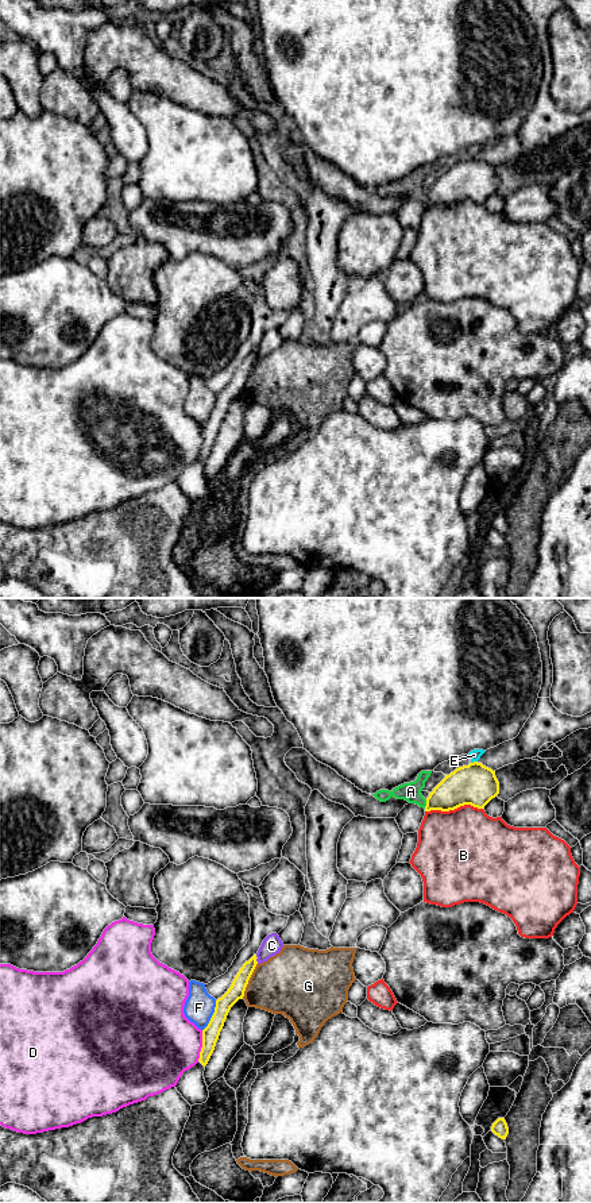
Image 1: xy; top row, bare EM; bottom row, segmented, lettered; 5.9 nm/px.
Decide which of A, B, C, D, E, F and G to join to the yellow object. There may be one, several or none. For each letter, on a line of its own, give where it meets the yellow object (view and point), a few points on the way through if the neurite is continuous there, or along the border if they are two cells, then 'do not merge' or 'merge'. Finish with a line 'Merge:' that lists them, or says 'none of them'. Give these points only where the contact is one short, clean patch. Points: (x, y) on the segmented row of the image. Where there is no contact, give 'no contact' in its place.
A: meets yellow in xy at (427, 804); border along xy (427, 799), (424, 808); do not merge
B: meets yellow in xy at (454, 809); do not merge
C: meets yellow in xy at (257, 957); do not merge
D: meets yellow in xy at (203, 1045); do not merge
E: meets yellow in xy at (474, 762); do not merge
F: meets yellow in xy at (212, 1016); border along xy (216, 1001), (213, 1014), (203, 1030); do not merge
G: meets yellow in xy at (248, 979); do not merge
Merge: none of them

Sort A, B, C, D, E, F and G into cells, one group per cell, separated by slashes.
A E F / B / C / D / G

